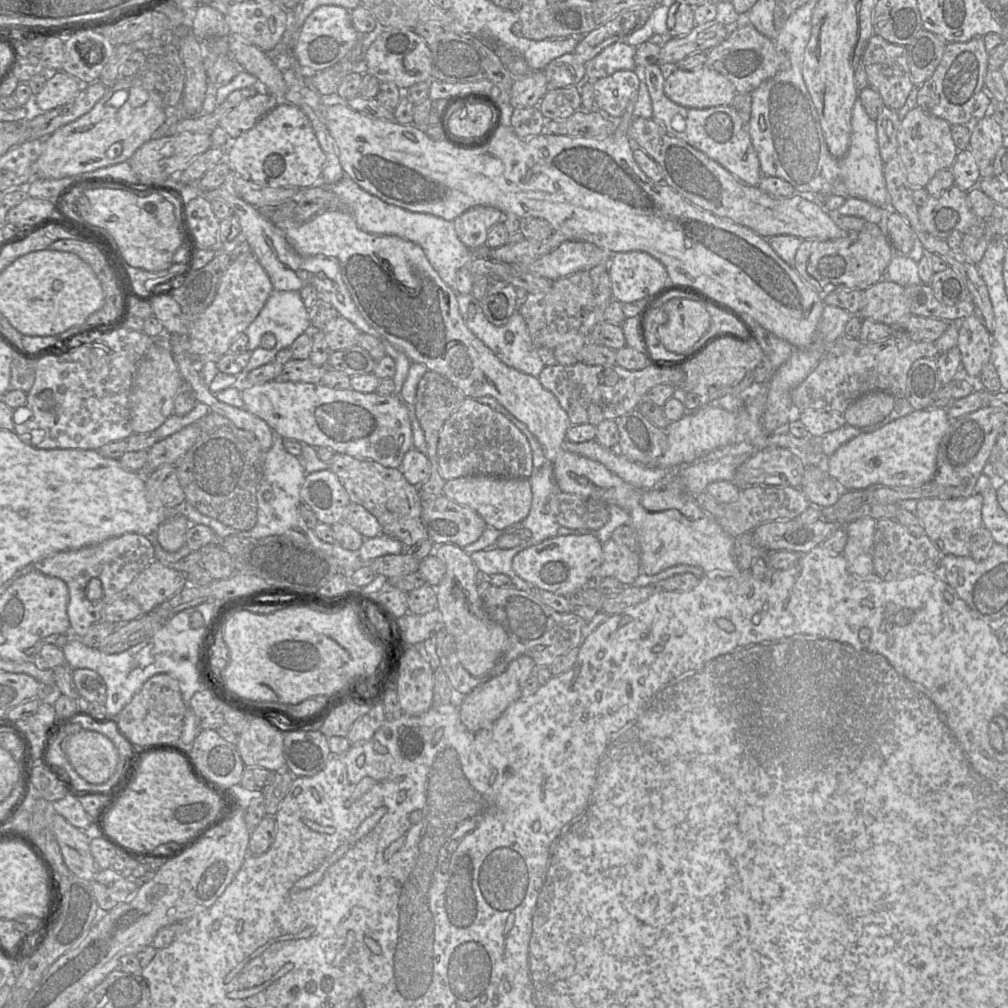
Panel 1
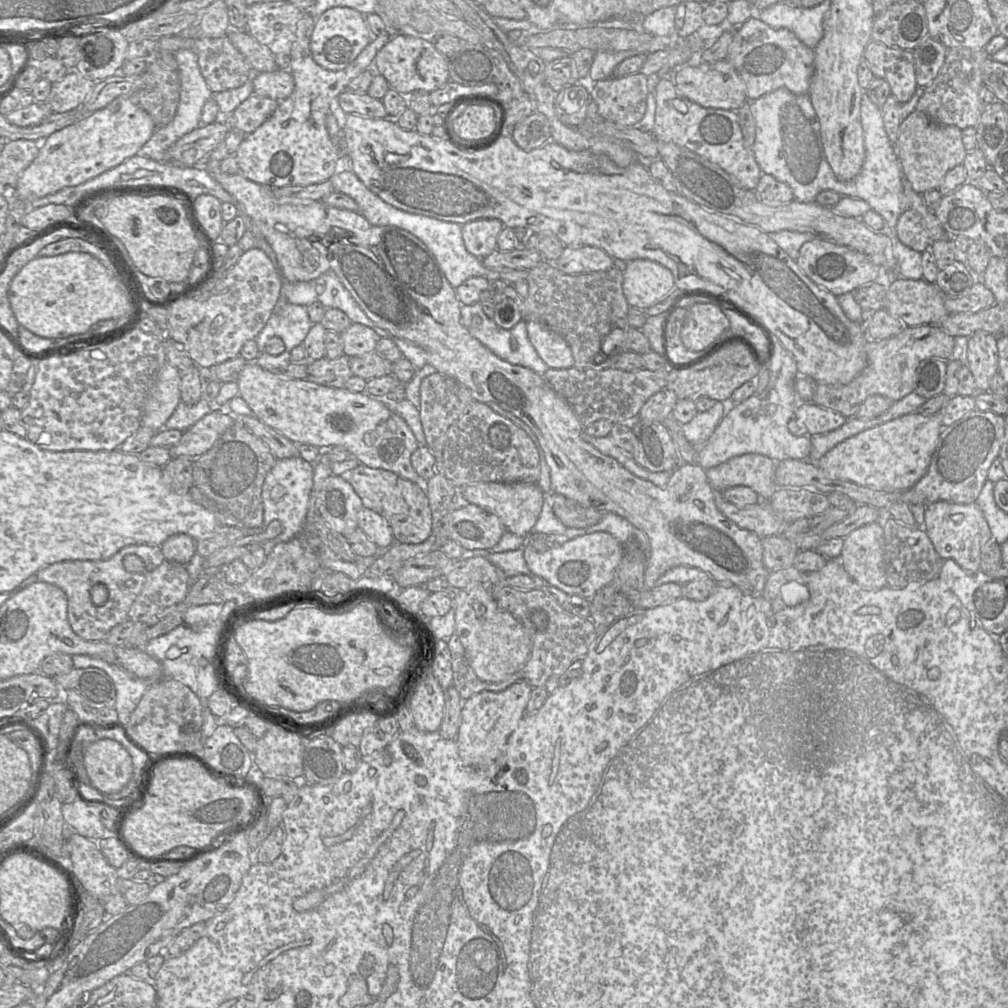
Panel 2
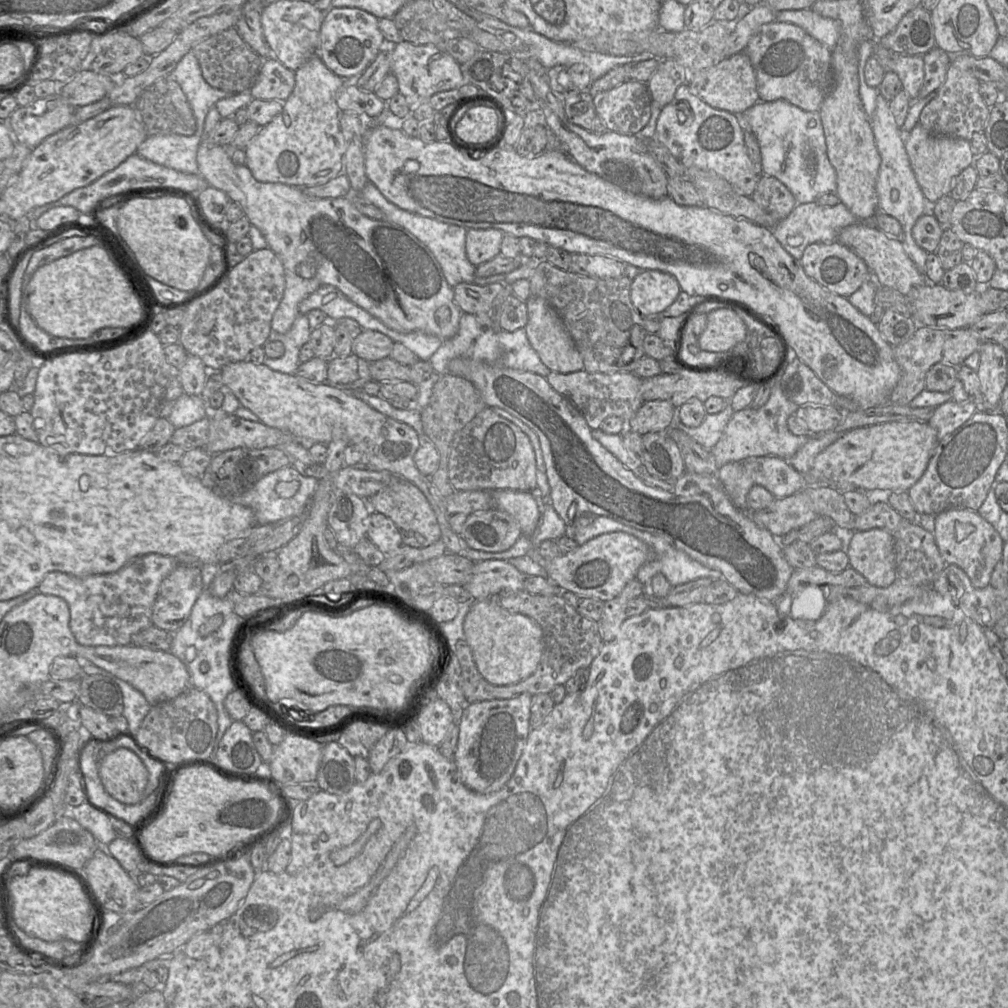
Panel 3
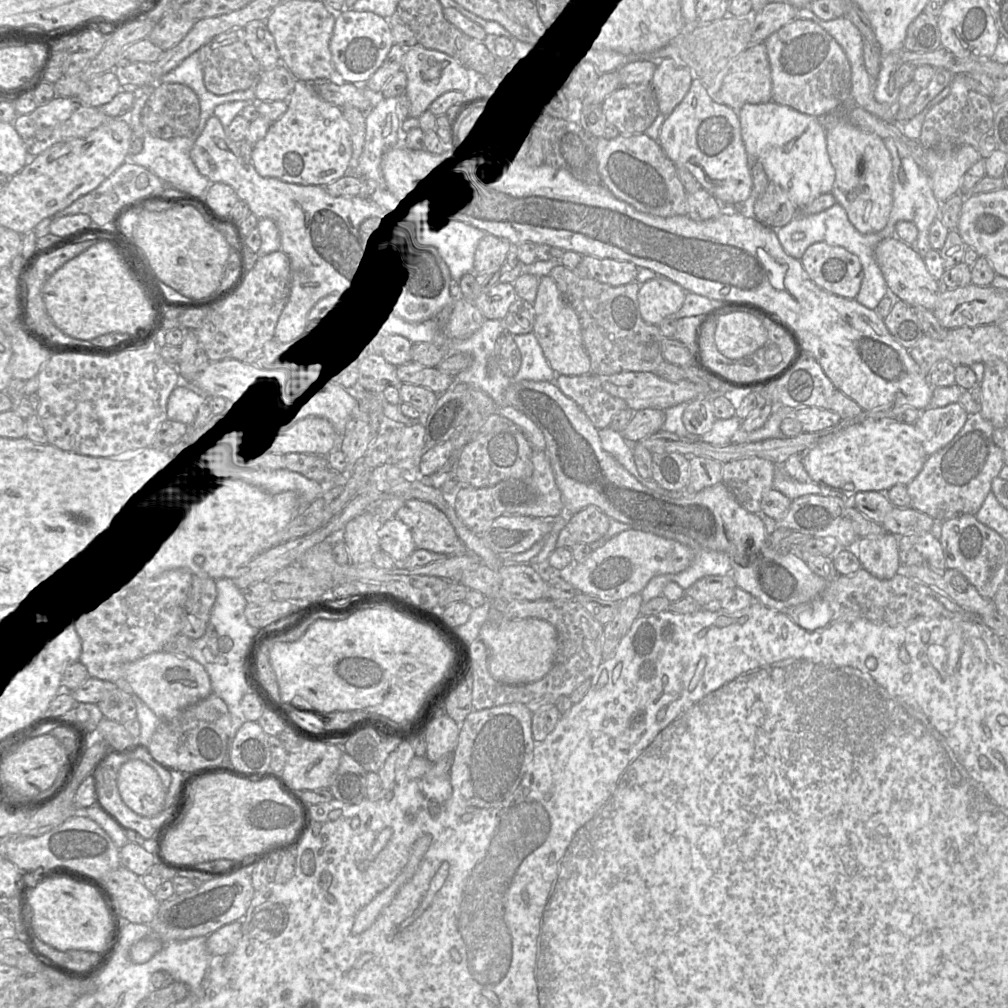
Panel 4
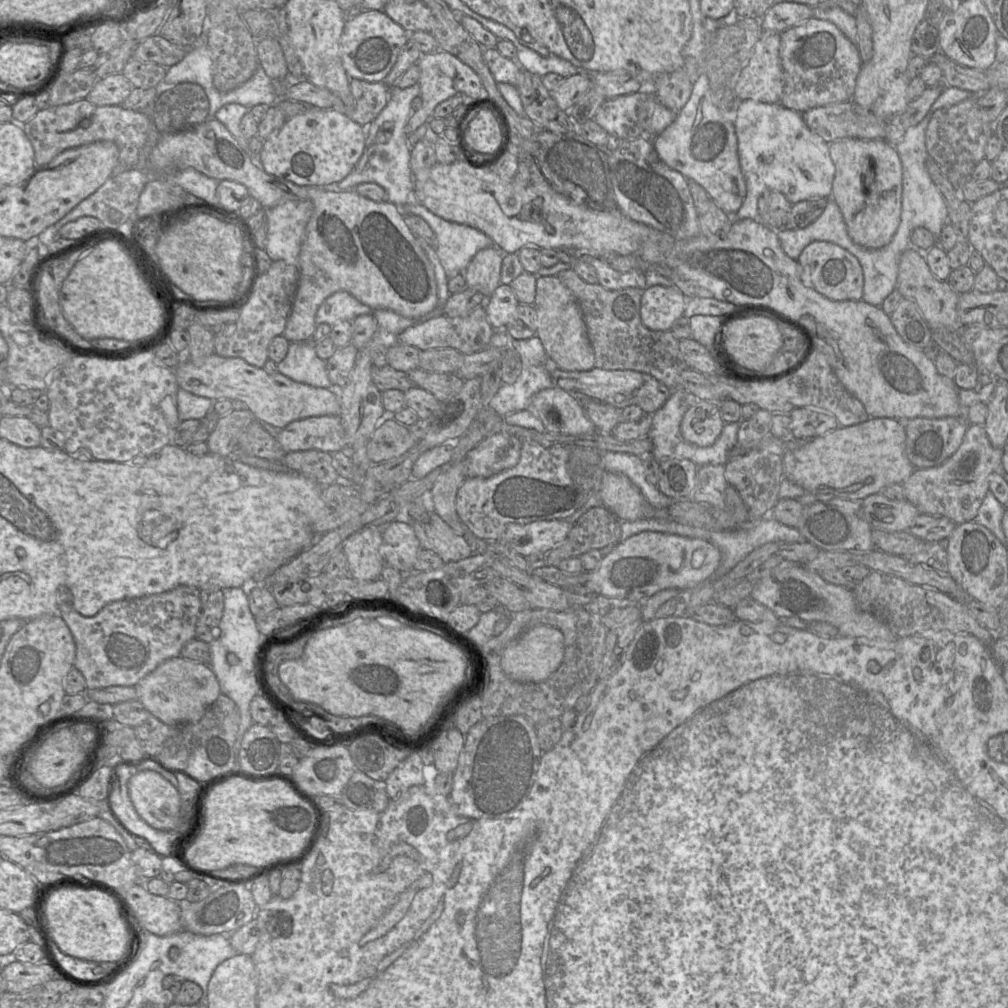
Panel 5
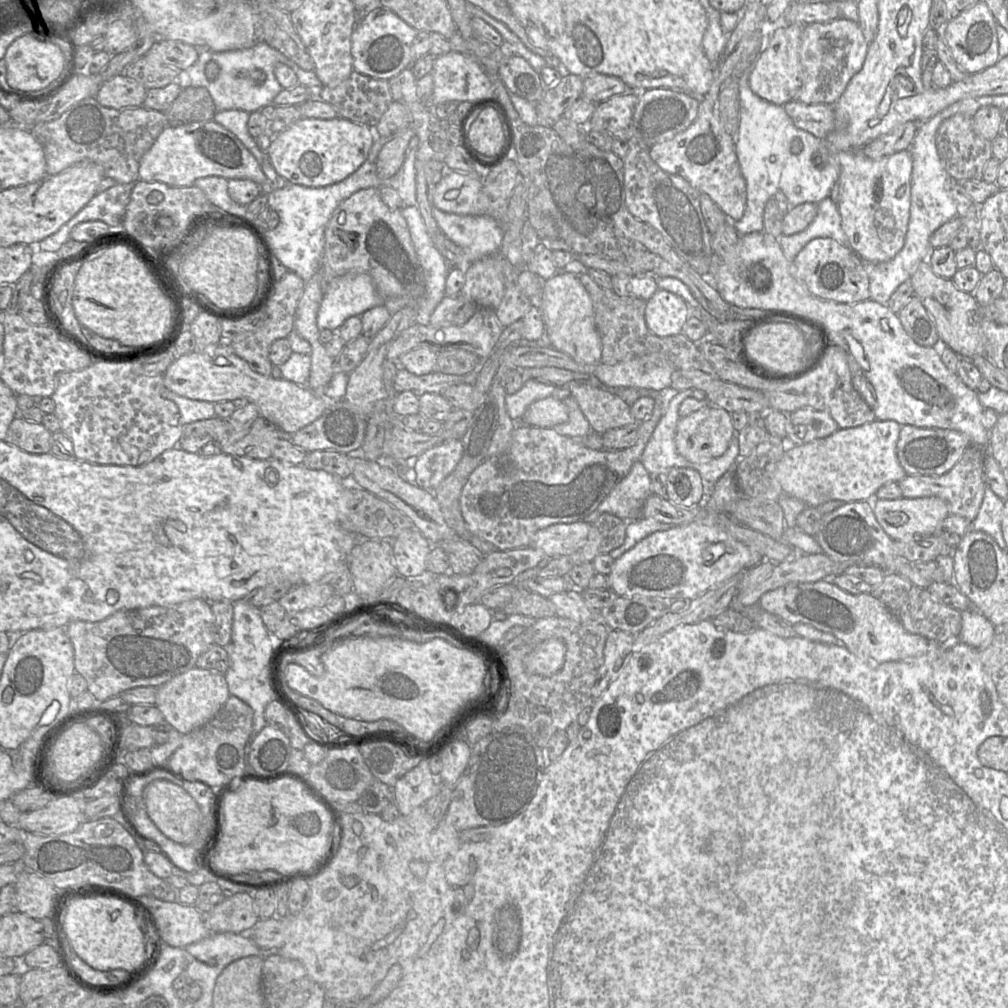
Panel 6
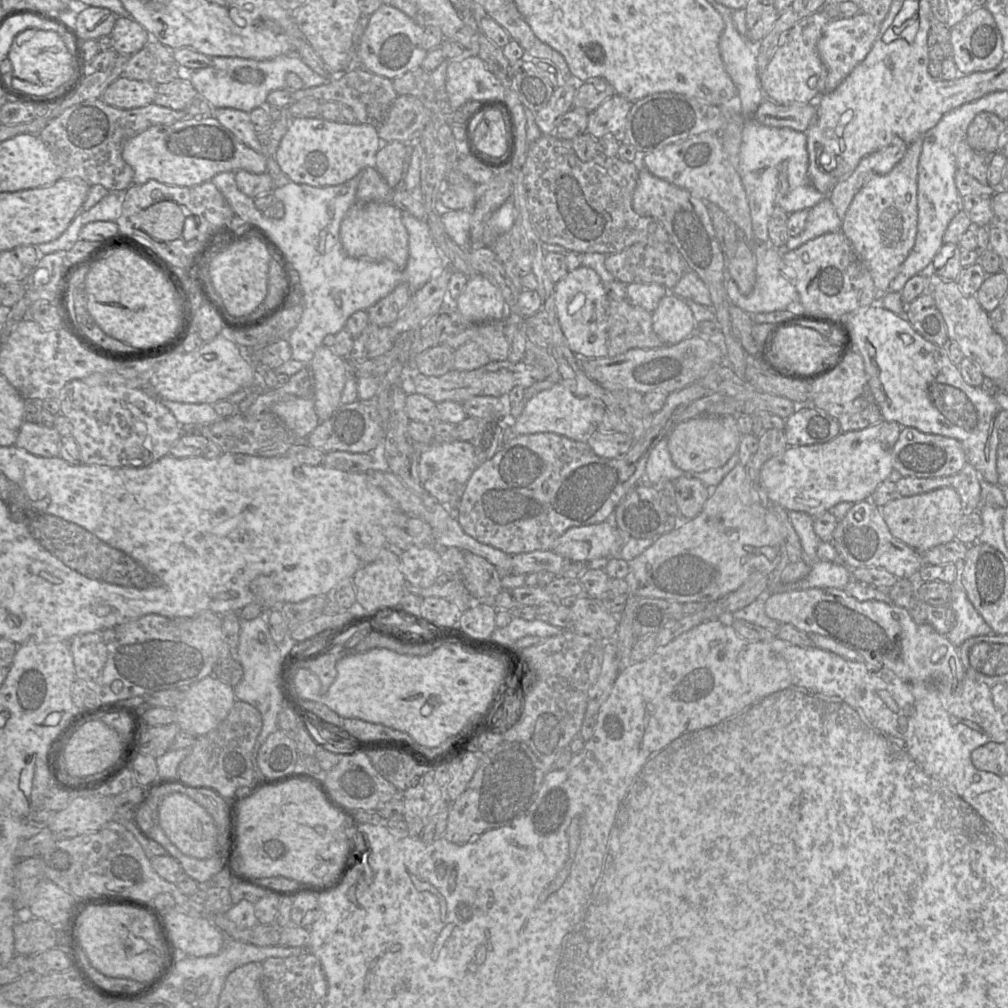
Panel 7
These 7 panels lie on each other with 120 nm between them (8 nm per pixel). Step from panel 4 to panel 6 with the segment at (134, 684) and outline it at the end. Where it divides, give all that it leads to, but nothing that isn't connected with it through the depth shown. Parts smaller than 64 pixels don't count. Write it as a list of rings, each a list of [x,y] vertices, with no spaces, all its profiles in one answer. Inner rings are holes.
[[[194,667],[157,687],[156,707],[166,723],[182,734],[187,734],[210,721],[230,696],[224,675]]]

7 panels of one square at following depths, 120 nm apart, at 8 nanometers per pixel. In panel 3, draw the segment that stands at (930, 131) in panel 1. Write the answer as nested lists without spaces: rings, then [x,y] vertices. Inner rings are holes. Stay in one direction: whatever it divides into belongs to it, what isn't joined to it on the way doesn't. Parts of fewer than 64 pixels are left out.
[[[919,122],[906,134],[904,146],[924,196],[934,204],[942,196],[949,195],[953,180],[976,159],[972,153],[970,141],[932,134]]]

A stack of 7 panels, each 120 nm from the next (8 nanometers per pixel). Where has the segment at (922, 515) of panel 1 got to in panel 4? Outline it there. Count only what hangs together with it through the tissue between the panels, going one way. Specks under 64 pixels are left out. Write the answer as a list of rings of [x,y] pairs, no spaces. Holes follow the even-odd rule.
[[[963,514],[942,521],[939,541],[947,568],[960,571],[981,596],[992,599],[998,587],[1007,579],[1007,542],[975,516]]]

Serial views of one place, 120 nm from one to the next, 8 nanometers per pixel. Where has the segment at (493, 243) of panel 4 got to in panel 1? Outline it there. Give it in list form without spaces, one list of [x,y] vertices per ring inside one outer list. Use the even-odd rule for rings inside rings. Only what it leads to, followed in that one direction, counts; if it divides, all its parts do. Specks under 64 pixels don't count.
[[[475,206],[454,221],[456,234],[460,241],[470,250],[486,245],[490,228],[503,220],[503,212],[491,206]]]

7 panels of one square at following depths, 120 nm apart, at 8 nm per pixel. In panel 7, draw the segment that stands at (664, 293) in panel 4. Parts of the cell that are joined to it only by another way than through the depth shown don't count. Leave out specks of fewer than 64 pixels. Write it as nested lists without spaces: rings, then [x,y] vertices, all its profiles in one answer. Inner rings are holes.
[[[668,293],[652,312],[652,327],[665,345],[674,345],[695,333],[696,321],[685,301]]]

